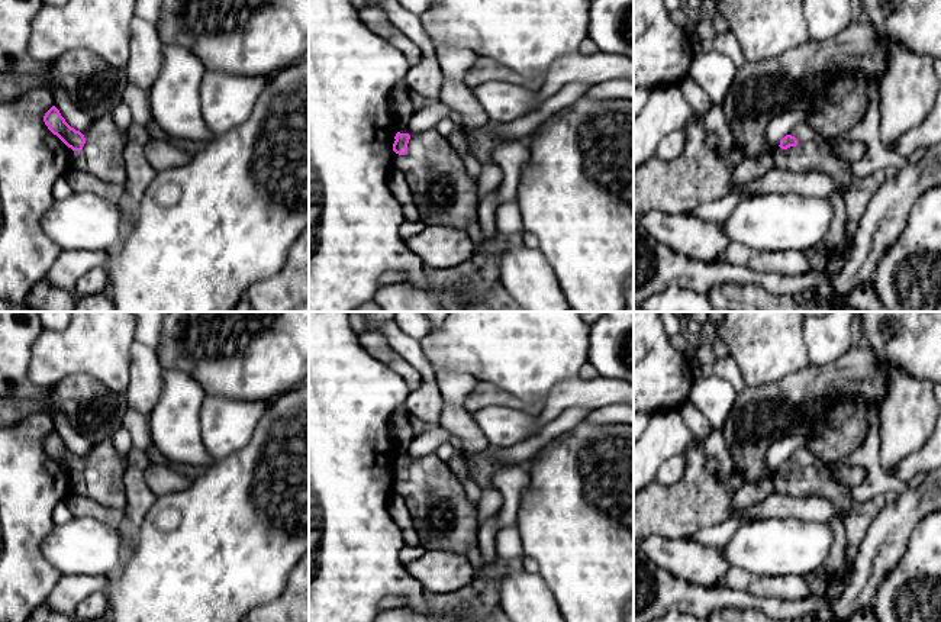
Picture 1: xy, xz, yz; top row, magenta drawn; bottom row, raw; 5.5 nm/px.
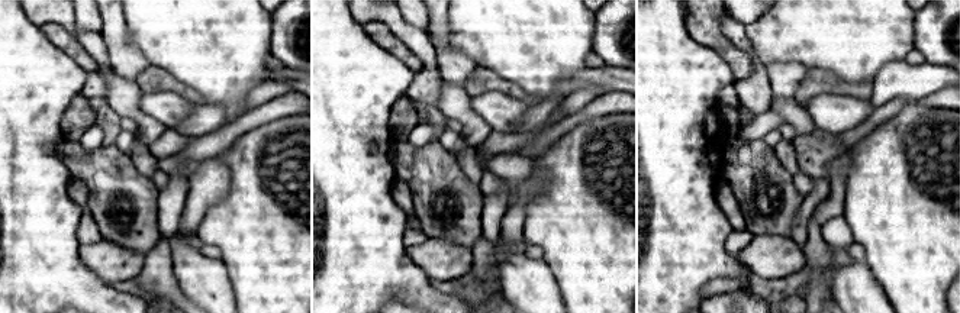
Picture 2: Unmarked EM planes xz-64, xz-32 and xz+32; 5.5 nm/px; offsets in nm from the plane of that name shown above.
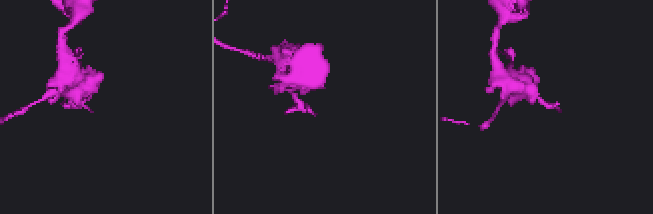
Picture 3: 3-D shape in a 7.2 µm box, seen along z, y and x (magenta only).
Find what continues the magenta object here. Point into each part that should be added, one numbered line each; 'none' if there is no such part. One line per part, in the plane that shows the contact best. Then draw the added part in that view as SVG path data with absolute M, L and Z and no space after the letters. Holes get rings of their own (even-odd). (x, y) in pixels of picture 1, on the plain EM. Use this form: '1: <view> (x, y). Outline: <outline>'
1: xz (444, 518). Outline: M405 452L399 457L409 458L410 464L405 480L393 476L393 493L406 502L419 545L428 551L447 551L467 557L470 548L478 545L477 505L468 500L463 483L436 454L412 458Z

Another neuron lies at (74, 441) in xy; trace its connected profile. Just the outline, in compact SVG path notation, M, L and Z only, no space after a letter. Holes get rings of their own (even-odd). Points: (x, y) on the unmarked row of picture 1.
M48 412L46 415L52 422L54 431L59 435L61 441L71 452L84 457L91 451L94 444L74 429L62 413Z

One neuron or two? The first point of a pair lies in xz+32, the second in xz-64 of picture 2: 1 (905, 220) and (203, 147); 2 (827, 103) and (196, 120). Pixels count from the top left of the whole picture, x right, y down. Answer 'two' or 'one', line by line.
1: two
2: two

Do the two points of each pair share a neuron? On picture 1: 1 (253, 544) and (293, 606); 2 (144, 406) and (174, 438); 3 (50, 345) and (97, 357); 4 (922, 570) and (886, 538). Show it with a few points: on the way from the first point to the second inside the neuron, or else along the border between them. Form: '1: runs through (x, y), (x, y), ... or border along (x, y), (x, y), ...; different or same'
1: border along (293, 567), (284, 589), (276, 598), (255, 606); different
2: border along (163, 380), (163, 392), (148, 416); different
3: runs through (61, 351), (86, 351); same
4: border along (919, 522), (904, 554), (883, 580); different

